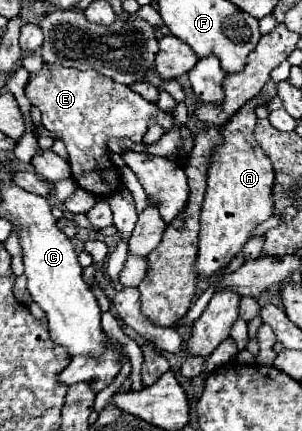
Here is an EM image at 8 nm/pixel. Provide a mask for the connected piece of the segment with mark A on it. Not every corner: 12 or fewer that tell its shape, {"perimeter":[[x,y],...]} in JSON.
{"perimeter":[[260,95],[222,127],[200,211],[198,277],[272,215],[274,171],[252,135]]}

